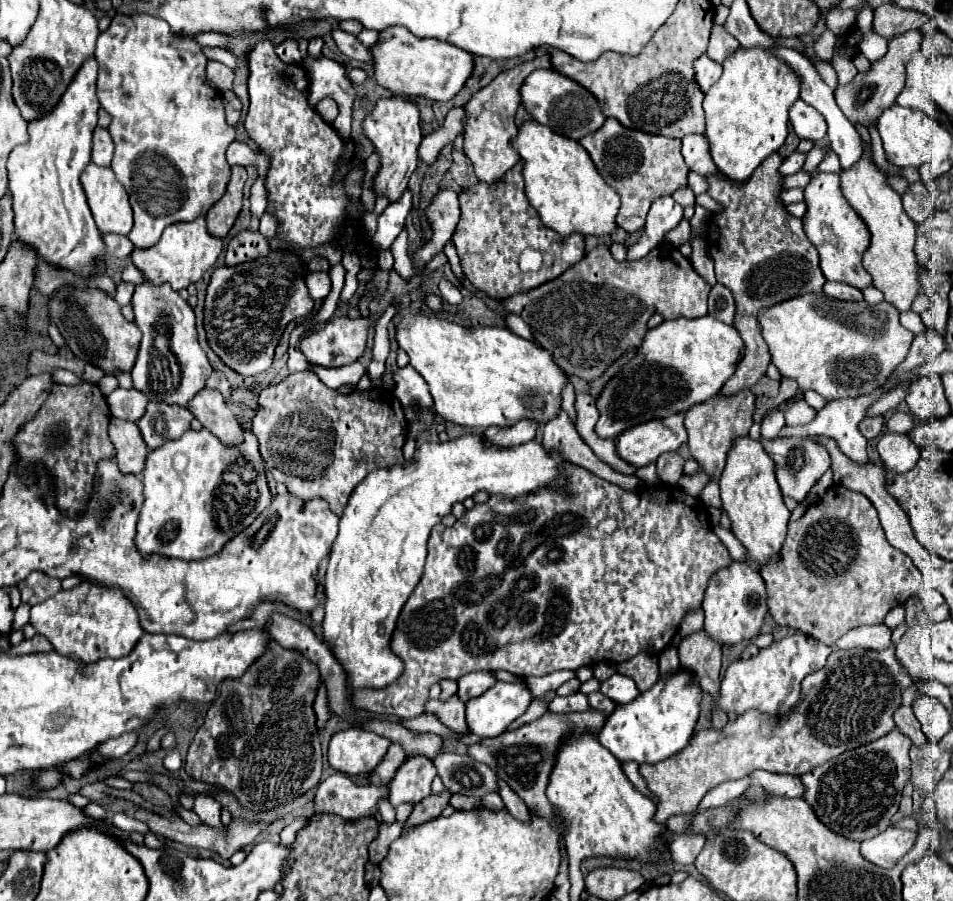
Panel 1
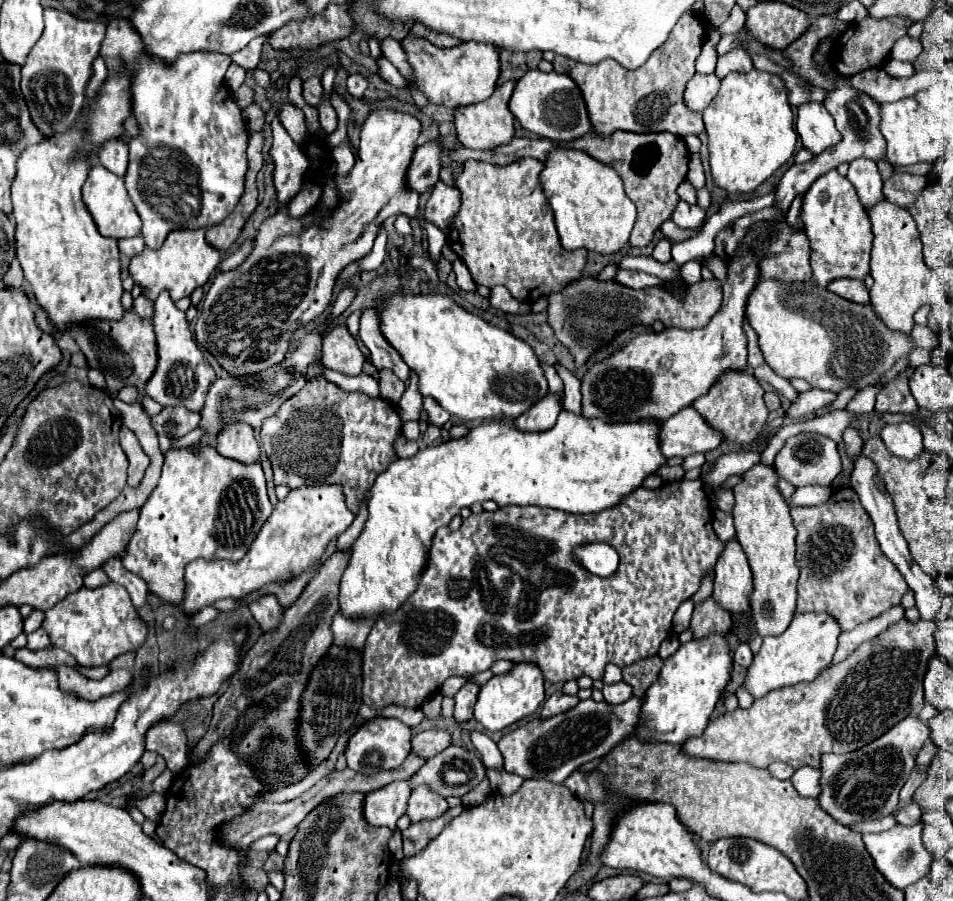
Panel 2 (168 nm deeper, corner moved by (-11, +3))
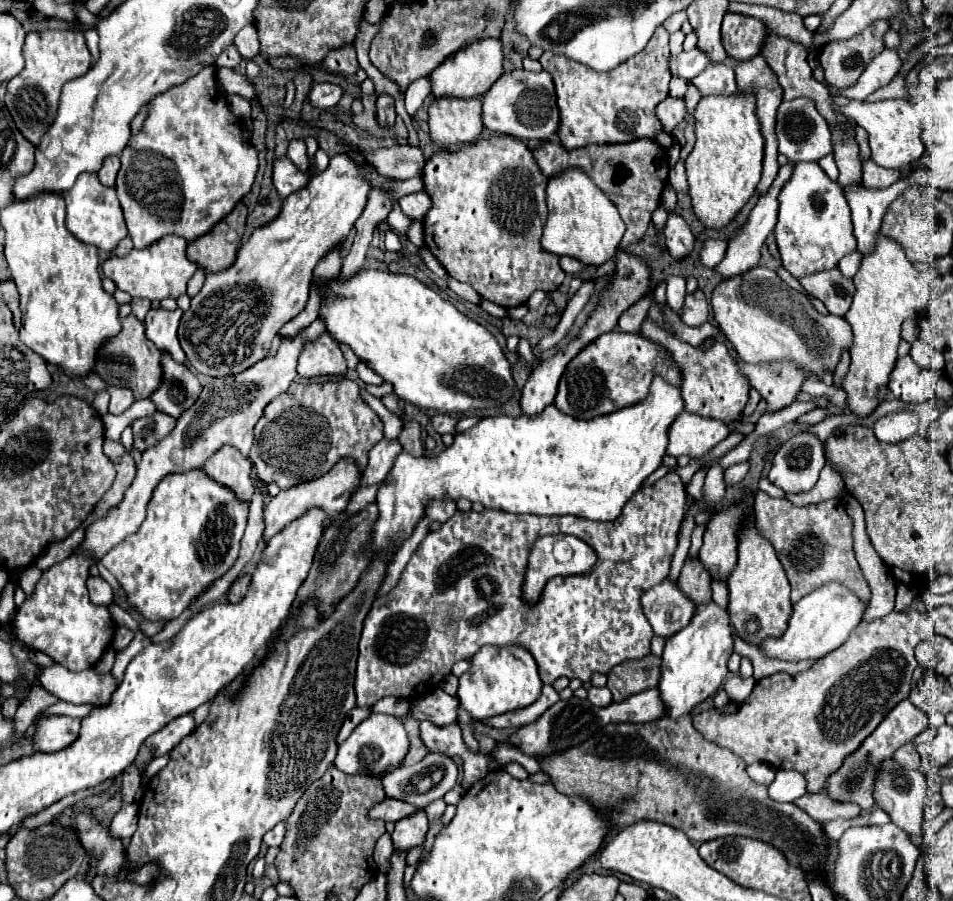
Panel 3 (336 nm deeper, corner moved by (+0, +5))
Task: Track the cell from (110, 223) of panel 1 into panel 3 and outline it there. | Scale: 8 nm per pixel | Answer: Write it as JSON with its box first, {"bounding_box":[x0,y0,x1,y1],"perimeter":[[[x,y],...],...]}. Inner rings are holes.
{"bounding_box":[64,174,128,252],"perimeter":[[[80,174],[76,186],[64,194],[66,202],[66,228],[84,244],[92,244],[98,250],[114,252],[118,242],[128,234],[124,226],[124,216],[114,188],[104,188],[96,174]]]}

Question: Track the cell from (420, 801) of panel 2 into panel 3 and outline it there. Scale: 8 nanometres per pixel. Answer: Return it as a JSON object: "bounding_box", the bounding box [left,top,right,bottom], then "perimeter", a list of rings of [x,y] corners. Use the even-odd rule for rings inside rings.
{"bounding_box":[392,814,428,854],"perimeter":[[[414,814],[412,818],[404,818],[404,820],[396,822],[396,828],[392,832],[392,846],[396,852],[408,854],[412,848],[416,848],[424,842],[426,832],[428,832],[426,814]]]}

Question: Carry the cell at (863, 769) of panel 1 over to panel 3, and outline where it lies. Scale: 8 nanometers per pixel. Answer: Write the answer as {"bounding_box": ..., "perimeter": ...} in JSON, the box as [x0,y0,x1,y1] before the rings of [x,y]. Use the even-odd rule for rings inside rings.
{"bounding_box":[826,700,930,810],"perimeter":[[[908,700],[900,702],[900,706],[890,710],[890,714],[884,718],[884,722],[880,722],[880,726],[862,742],[862,746],[844,760],[842,768],[836,774],[832,774],[832,778],[828,778],[826,792],[840,802],[856,802],[858,806],[862,806],[862,810],[870,810],[874,806],[872,782],[876,780],[876,770],[880,768],[880,762],[884,758],[894,756],[896,748],[900,748],[902,744],[906,744],[912,738],[916,738],[918,734],[922,734],[928,726],[930,726],[930,716],[924,714],[924,710],[912,706],[912,702],[908,702]]]}

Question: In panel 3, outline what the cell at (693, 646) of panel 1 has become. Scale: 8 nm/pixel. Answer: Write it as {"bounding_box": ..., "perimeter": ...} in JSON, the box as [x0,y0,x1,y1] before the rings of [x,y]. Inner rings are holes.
{"bounding_box":[678,558,712,604],"perimeter":[[[686,558],[678,578],[678,586],[694,604],[706,604],[712,600],[710,582],[712,578],[708,570],[702,566],[702,562],[698,558]]]}

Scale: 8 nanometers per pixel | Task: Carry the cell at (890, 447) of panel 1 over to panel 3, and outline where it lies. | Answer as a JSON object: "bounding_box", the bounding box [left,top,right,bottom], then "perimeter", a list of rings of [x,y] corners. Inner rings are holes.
{"bounding_box":[874,410,918,442],"perimeter":[[[898,410],[882,416],[874,424],[874,434],[880,442],[900,442],[918,430],[918,414],[914,410]]]}

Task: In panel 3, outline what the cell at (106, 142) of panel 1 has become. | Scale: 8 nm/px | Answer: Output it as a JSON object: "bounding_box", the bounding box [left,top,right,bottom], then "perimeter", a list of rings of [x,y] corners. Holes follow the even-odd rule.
{"bounding_box":[98,156,120,186],"perimeter":[[[108,156],[108,158],[104,160],[100,172],[98,172],[100,182],[102,182],[104,186],[114,186],[118,170],[120,170],[120,160],[118,160],[118,156]]]}

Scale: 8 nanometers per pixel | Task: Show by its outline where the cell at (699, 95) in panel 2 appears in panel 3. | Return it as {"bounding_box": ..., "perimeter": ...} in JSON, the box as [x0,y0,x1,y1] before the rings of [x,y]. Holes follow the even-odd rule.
{"bounding_box":[656,98,686,134],"perimeter":[[[664,98],[664,102],[660,102],[656,106],[656,118],[662,124],[662,132],[672,134],[674,128],[686,118],[686,106],[684,100],[676,100],[676,98]]]}

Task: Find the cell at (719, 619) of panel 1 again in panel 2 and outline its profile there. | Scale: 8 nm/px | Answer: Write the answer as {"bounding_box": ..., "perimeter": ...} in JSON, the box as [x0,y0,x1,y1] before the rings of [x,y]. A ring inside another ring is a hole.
{"bounding_box":[713,540,753,614],"perimeter":[[[737,540],[729,542],[721,552],[715,578],[713,600],[729,614],[751,612],[751,592],[753,592],[753,572],[747,556]]]}

